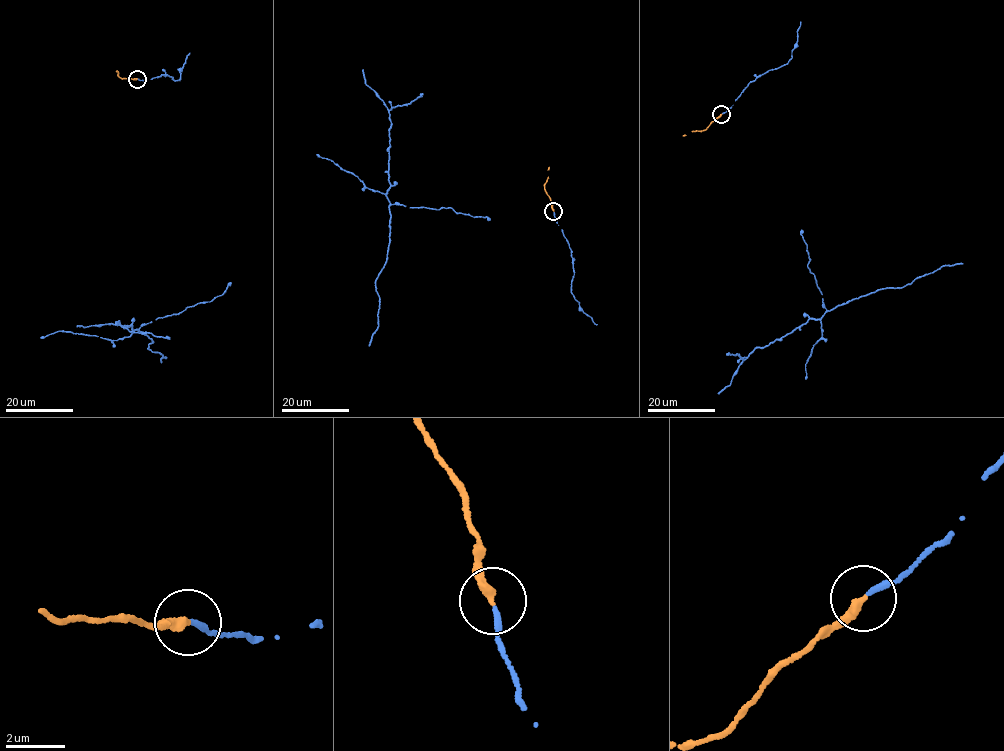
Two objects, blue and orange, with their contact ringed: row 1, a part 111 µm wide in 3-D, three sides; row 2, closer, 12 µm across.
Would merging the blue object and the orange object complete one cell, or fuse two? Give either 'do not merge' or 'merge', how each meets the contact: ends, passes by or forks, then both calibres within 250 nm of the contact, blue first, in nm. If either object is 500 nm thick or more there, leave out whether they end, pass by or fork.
merge; blue ends; orange ends; calibres 180 and 320 nm

